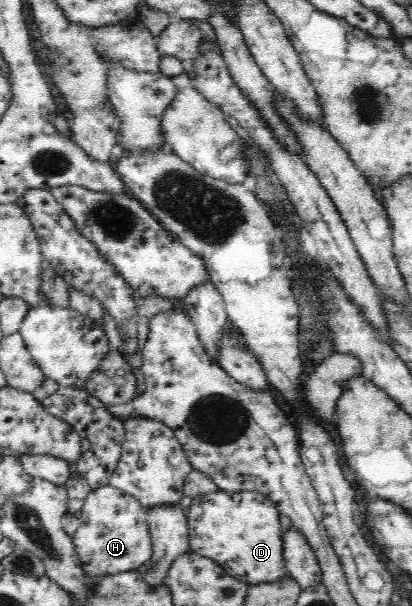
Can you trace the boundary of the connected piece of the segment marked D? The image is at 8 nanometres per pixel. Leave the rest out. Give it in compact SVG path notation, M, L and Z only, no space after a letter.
M218 489L195 496L188 508L189 550L215 560L230 576L248 584L274 582L289 575L283 555L279 510L265 494Z

